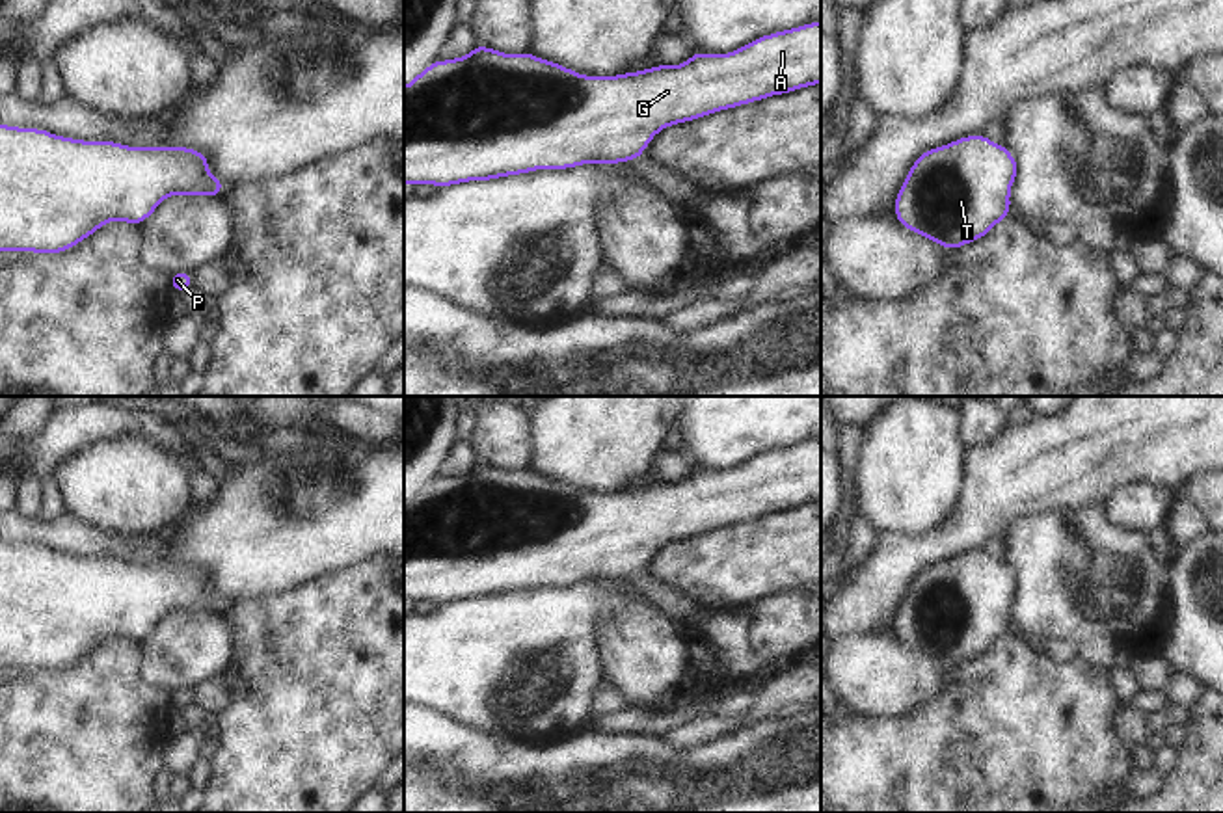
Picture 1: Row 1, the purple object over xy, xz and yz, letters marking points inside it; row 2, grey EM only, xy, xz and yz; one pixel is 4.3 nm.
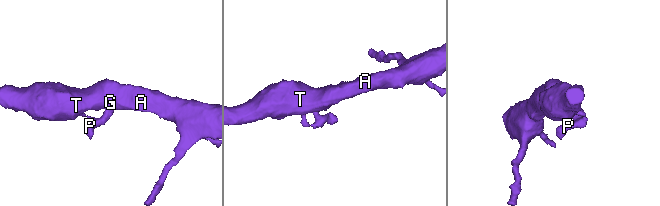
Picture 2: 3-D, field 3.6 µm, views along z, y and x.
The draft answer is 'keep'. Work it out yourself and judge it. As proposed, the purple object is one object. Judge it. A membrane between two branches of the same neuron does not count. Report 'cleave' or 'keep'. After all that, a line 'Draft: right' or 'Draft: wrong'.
keep
Draft: right

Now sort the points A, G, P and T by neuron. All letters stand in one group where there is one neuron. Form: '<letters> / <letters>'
A G P T

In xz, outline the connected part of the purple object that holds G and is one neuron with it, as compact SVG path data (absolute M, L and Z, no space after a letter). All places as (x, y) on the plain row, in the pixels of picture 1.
M821 437L802 441L799 445L774 448L769 452L759 452L752 460L728 471L704 471L694 467L694 471L681 482L659 480L644 487L622 489L614 493L577 491L573 486L544 474L536 474L532 469L506 471L484 461L475 461L475 465L462 474L450 474L447 478L436 476L426 486L423 486L408 502L404 502L404 601L436 601L441 606L450 601L465 601L469 597L495 597L499 593L523 592L536 586L557 588L571 586L585 580L625 580L627 577L638 577L653 553L670 541L681 541L687 538L707 534L720 526L758 519L773 512L786 512L800 504L812 504L815 500L821 500Z

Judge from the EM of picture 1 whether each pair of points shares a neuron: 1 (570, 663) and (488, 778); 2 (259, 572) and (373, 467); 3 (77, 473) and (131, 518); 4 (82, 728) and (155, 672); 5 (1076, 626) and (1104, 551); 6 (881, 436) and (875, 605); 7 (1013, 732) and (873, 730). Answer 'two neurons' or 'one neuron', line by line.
1: two neurons
2: one neuron
3: one neuron
4: two neurons
5: one neuron
6: two neurons
7: one neuron

